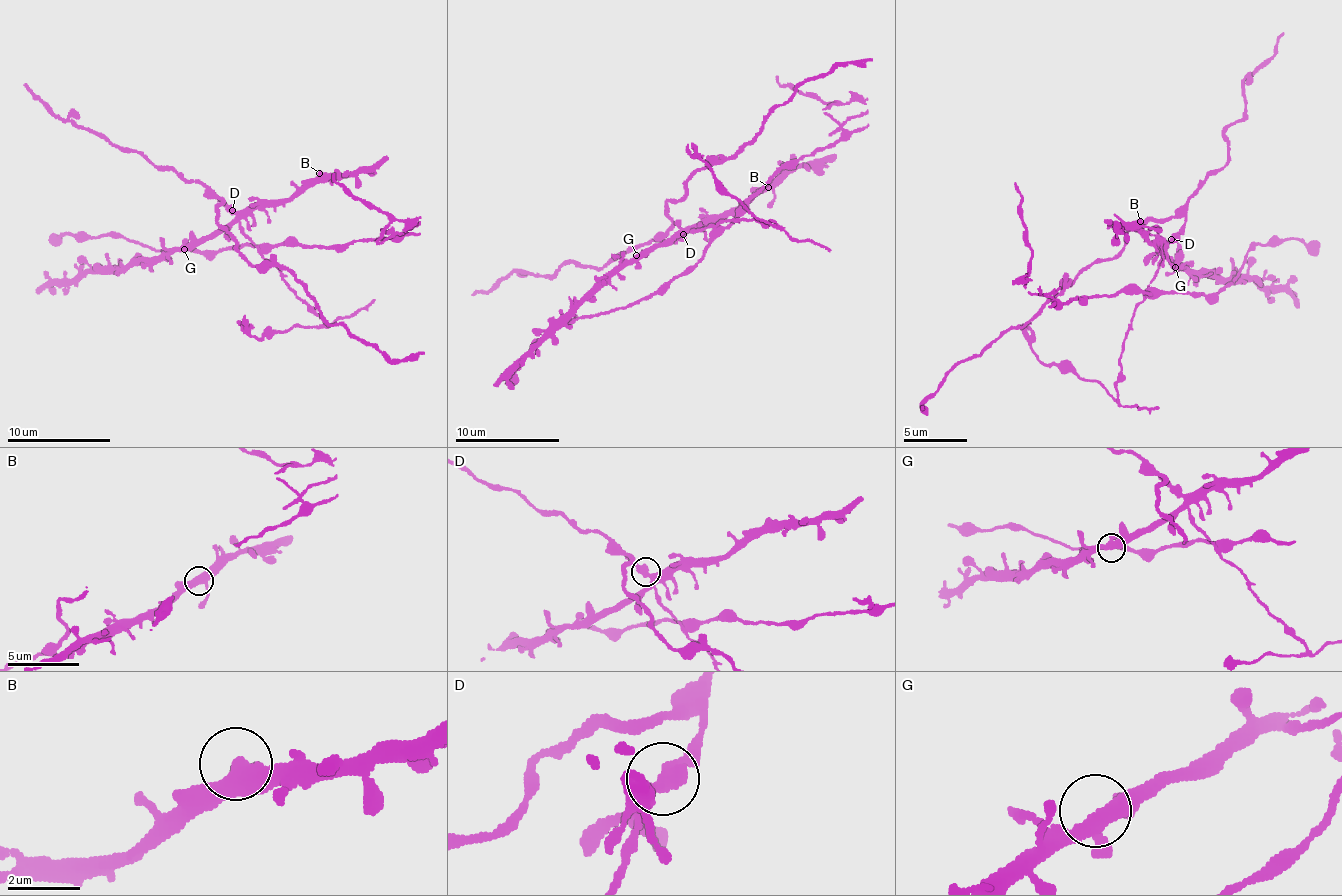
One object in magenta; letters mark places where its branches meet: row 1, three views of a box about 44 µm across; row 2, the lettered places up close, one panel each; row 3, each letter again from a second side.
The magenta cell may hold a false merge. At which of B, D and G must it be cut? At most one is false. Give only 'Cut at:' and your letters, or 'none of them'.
Cut at: D

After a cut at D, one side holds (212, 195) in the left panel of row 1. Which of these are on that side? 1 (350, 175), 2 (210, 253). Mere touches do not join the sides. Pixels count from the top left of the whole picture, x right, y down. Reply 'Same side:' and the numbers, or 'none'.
Same side: 2

